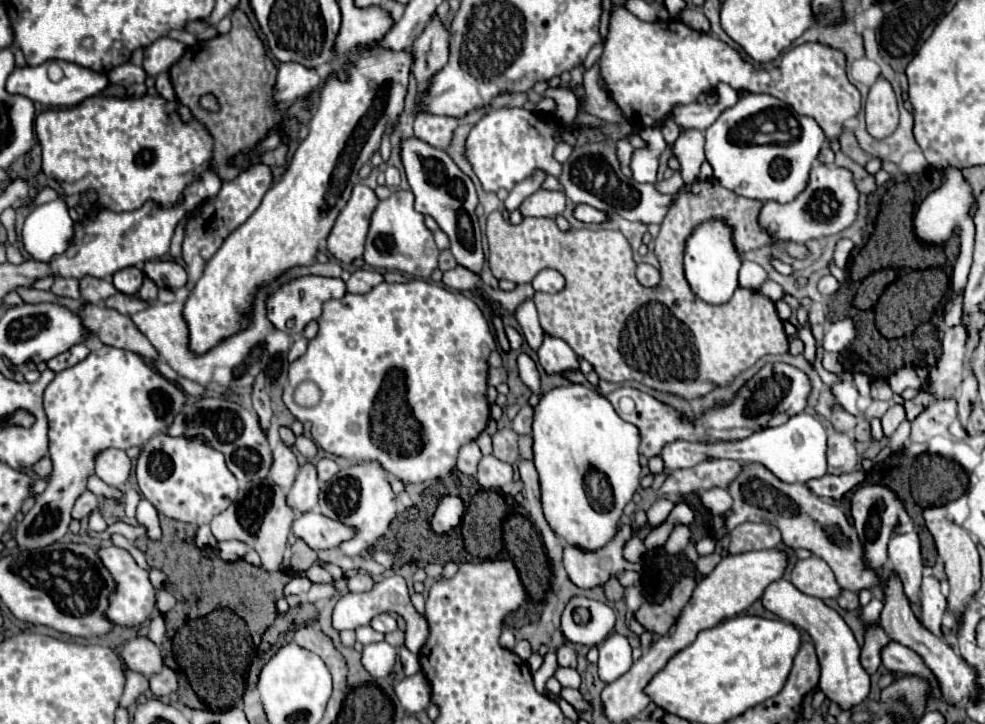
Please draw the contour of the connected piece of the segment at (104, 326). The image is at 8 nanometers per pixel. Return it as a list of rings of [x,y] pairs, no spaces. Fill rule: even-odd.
[[[88,305],[88,309],[84,309],[84,325],[88,325],[88,329],[92,329],[92,333],[96,333],[96,337],[104,345],[140,353],[148,361],[158,359],[156,349],[134,327],[134,323],[130,321],[130,315],[120,315],[118,311],[102,307],[102,305],[100,307]]]

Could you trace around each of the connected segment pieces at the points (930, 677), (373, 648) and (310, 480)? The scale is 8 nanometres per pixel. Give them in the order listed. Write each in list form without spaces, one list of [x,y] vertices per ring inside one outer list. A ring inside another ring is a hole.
[[[892,641],[888,647],[882,649],[882,663],[890,671],[898,671],[898,673],[914,675],[914,677],[924,677],[928,681],[928,685],[932,685],[932,693],[930,695],[934,699],[942,699],[940,685],[938,685],[934,673],[924,665],[924,659],[916,651]]]
[[[386,641],[370,643],[362,651],[362,665],[372,677],[388,677],[396,661],[396,649]]]
[[[306,463],[304,467],[300,467],[300,473],[296,475],[292,489],[286,493],[286,501],[288,505],[292,505],[292,509],[296,509],[298,515],[302,515],[316,507],[318,493],[320,489],[316,479],[316,469],[312,463]]]

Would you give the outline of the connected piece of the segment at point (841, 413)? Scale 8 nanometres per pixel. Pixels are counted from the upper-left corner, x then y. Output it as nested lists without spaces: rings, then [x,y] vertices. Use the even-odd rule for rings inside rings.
[[[838,403],[834,405],[834,409],[832,409],[832,425],[834,425],[834,429],[836,431],[844,431],[844,433],[848,433],[848,431],[852,431],[854,427],[856,427],[856,417],[852,415],[852,413],[848,413],[846,409],[842,409]]]

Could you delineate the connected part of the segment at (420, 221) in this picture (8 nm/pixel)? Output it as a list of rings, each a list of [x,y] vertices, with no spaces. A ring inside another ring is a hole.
[[[394,191],[390,199],[380,201],[376,211],[372,213],[370,231],[366,237],[364,261],[374,269],[384,271],[400,271],[408,273],[416,279],[430,279],[432,271],[438,267],[438,247],[434,243],[432,233],[424,225],[424,215],[414,209],[412,191]]]

